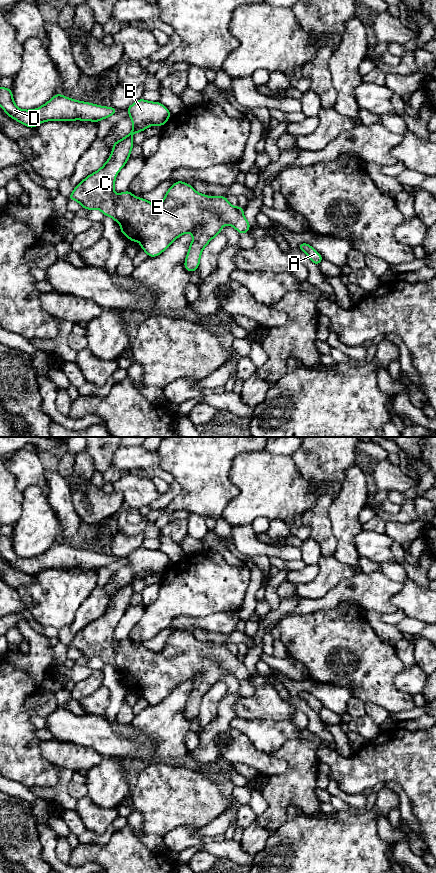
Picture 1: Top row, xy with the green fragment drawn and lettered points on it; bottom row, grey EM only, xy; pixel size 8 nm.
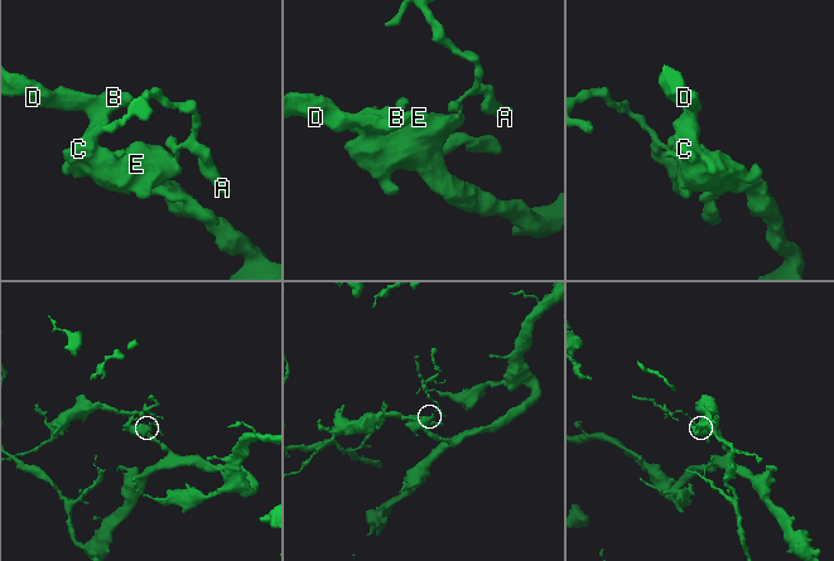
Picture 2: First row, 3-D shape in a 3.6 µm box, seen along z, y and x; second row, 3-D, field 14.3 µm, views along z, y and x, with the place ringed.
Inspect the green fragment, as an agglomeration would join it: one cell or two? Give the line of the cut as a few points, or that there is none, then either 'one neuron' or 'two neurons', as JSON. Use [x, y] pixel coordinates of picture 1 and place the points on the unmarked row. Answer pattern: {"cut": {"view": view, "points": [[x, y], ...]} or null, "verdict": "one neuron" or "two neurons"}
{"cut": {"view": "xy", "points": [[236, 656], [242, 662]]}, "verdict": "two neurons"}

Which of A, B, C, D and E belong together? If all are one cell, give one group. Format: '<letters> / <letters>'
A / B C D E

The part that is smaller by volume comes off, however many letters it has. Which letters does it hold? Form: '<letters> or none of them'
A

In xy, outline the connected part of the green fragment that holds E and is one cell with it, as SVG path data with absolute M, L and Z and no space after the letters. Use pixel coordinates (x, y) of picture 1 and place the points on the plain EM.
M143 546L127 556L132 567L132 579L113 592L113 597L107 610L96 620L87 624L75 634L68 648L75 648L87 658L99 657L105 664L112 665L121 674L121 681L132 690L138 689L149 705L156 705L166 698L176 686L184 681L191 681L193 688L189 694L184 715L193 720L198 717L200 705L205 694L219 681L224 673L233 674L239 682L247 681L250 672L237 656L232 654L226 645L199 642L191 633L177 629L167 639L161 651L154 653L144 646L135 645L130 639L116 643L114 632L117 621L130 606L134 593L132 584L142 580L150 573L162 574L170 566L169 558L159 550L146 549Z

